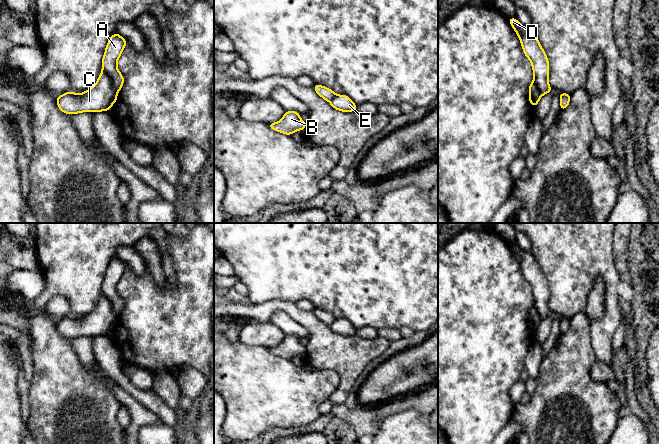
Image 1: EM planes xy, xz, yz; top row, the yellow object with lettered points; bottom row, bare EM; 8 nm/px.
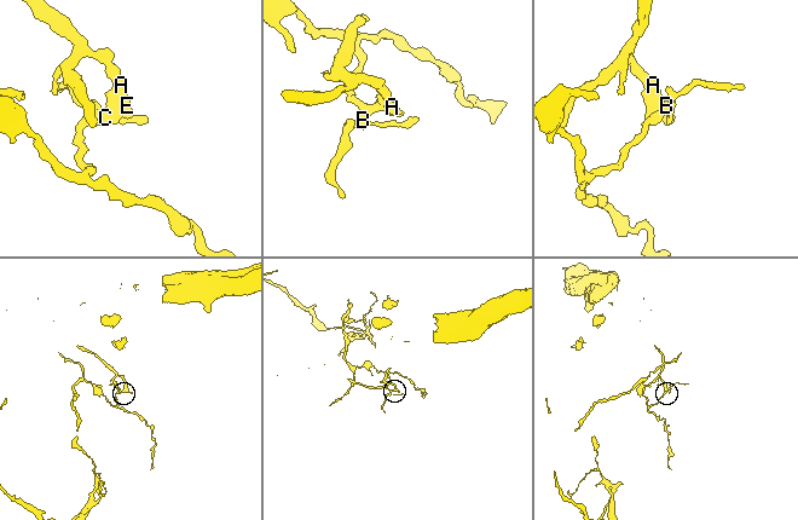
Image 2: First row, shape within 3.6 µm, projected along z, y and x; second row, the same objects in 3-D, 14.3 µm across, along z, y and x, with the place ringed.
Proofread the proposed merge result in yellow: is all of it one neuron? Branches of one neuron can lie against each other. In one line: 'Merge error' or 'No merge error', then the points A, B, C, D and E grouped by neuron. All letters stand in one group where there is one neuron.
Merge error. Groups: A D E / B C

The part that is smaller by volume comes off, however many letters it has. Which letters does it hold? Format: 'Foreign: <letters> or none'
Foreign: B, C

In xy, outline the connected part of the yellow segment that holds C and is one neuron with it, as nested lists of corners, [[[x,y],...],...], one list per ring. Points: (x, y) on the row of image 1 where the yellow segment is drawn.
[[[103,70],[96,84],[85,92],[67,92],[57,97],[56,102],[60,110],[66,114],[80,112],[108,111],[117,100],[117,93],[110,77]]]

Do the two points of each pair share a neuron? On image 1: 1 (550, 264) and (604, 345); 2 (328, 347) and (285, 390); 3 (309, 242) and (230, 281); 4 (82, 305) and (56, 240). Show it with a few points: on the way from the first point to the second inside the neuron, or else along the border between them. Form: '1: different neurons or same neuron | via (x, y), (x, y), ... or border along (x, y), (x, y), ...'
1: same neuron | via (581, 264), (594, 264), (611, 281), (611, 314)
2: different neurons | border along (314, 369), (331, 369), (337, 374)
3: different neurons | border along (234, 274), (240, 280)
4: same neuron | via (82, 289), (72, 256)

